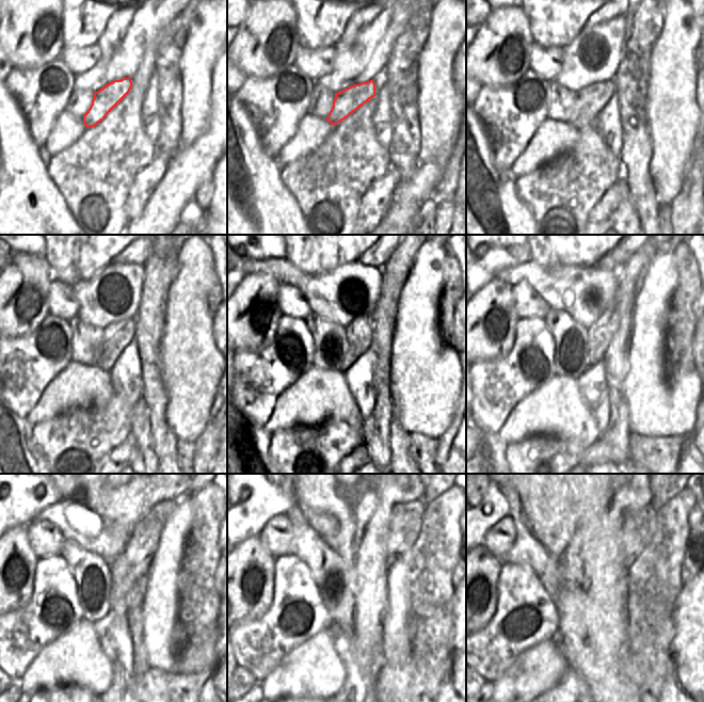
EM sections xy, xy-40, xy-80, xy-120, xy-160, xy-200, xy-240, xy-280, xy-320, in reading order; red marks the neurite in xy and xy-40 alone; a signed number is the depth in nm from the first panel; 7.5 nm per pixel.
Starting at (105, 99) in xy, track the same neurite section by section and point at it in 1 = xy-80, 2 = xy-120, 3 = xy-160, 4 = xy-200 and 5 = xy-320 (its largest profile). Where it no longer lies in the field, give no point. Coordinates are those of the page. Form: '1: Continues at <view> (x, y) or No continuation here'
1: Continues at xy-80 (590, 100)
2: Continues at xy-120 (116, 336)
3: Continues at xy-160 (358, 334)
4: Continues at xy-200 (602, 332)
5: Continues at xy-320 (639, 527).

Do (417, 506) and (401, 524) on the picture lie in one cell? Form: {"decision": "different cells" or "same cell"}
{"decision": "same cell"}

